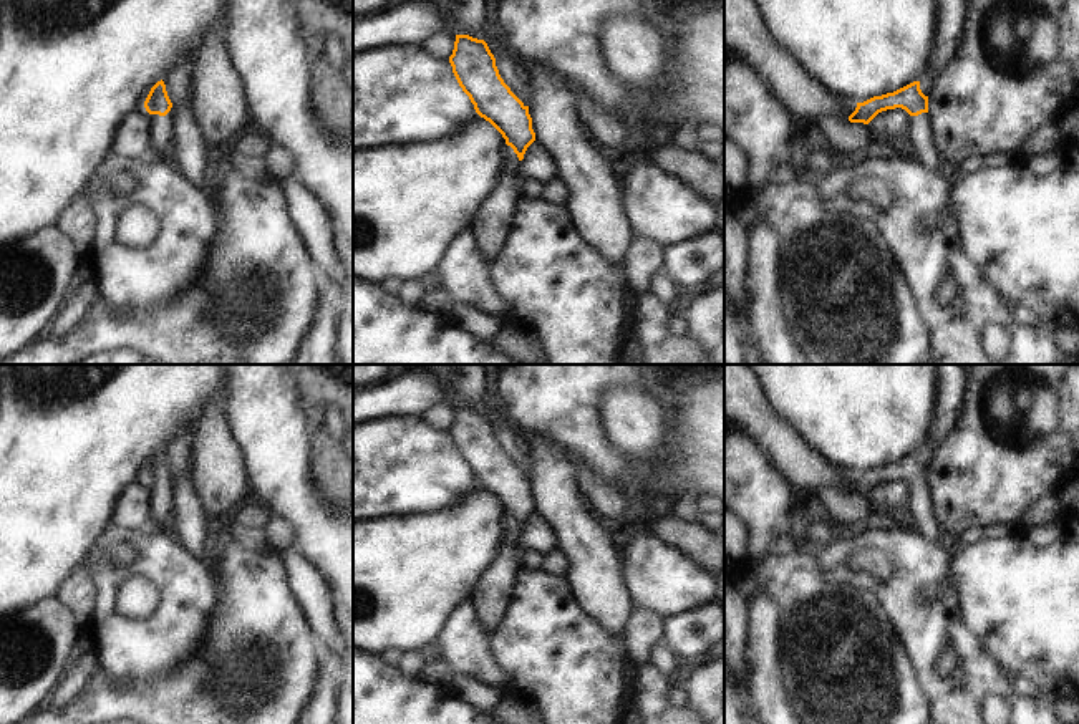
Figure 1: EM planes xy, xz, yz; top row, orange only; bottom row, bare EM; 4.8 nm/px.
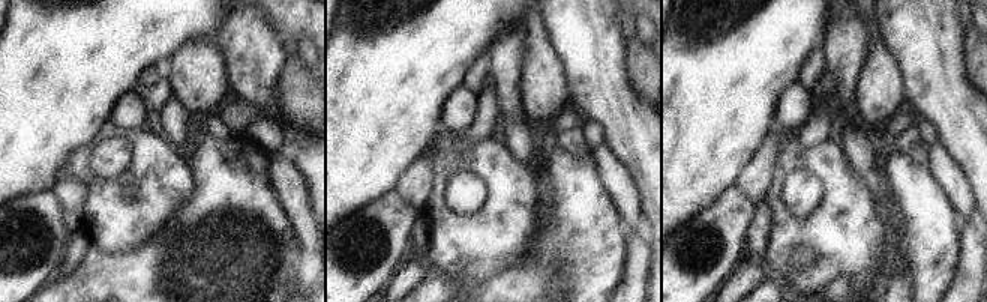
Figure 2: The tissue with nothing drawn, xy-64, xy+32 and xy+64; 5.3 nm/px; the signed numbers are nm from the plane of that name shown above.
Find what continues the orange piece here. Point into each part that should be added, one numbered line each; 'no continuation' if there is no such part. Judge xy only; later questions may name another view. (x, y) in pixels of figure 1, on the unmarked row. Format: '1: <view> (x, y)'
1: xy (161, 501)

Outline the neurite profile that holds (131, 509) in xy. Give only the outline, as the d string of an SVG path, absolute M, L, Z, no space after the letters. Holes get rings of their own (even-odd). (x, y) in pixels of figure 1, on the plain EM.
M144 477L129 482L113 505L109 524L123 530L143 529L151 515L151 485Z

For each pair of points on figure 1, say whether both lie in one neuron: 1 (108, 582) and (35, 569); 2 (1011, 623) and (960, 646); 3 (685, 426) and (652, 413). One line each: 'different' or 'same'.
1: different
2: different
3: different

